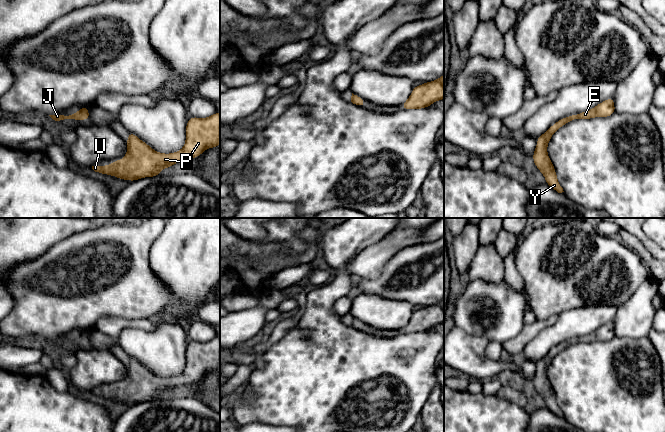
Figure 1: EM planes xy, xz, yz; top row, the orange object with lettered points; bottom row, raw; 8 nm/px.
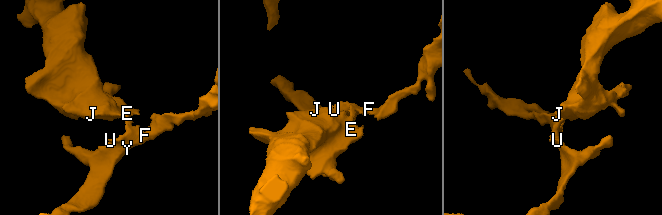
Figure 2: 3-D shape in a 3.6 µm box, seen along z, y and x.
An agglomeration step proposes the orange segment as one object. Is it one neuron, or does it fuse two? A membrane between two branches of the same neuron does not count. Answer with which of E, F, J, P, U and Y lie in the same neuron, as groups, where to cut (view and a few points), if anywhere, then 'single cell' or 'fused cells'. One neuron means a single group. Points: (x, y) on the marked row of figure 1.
groups E F J P U Y; cut none; single cell

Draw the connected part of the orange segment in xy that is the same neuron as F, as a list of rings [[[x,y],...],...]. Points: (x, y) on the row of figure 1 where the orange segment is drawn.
[[[216,112],[207,118],[191,117],[186,125],[184,147],[170,154],[159,153],[128,132],[127,153],[123,160],[114,160],[106,166],[92,166],[101,174],[115,176],[122,180],[135,181],[145,177],[158,176],[163,168],[196,158],[208,148],[220,145],[220,113]]]

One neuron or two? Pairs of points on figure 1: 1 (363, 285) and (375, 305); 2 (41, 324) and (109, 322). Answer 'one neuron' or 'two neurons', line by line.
1: two neurons
2: two neurons

